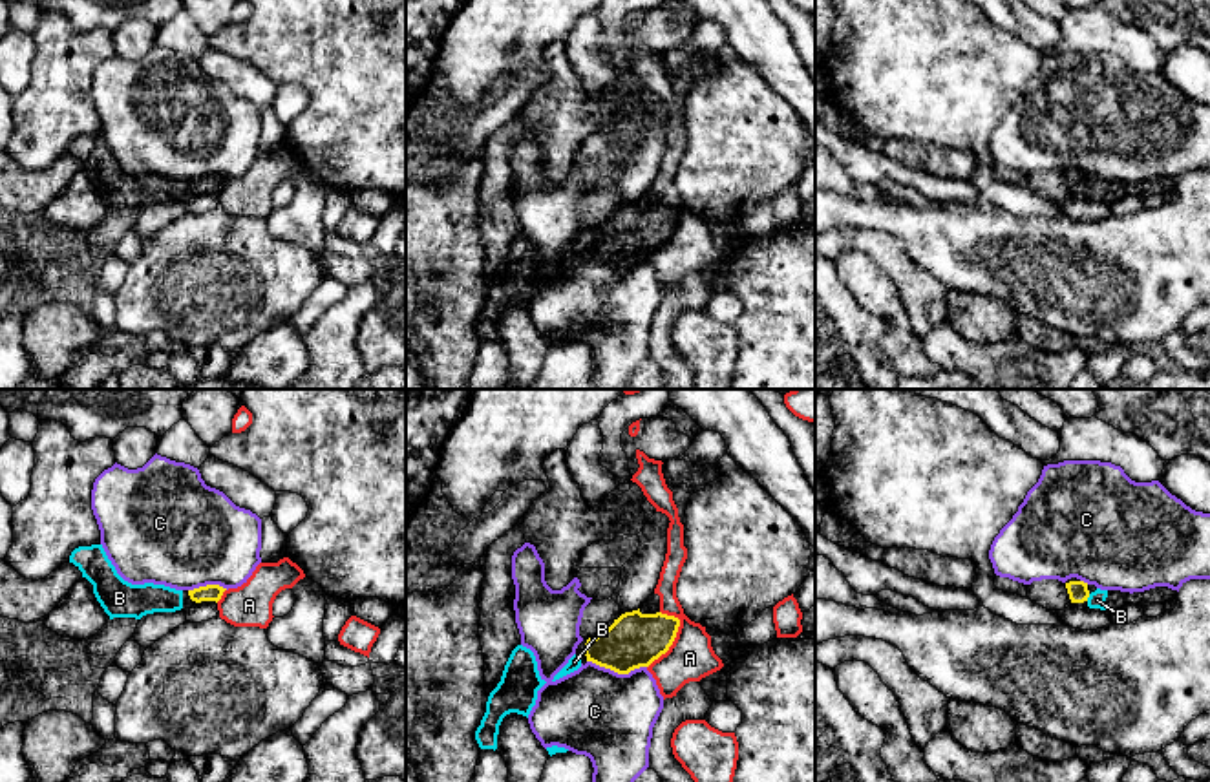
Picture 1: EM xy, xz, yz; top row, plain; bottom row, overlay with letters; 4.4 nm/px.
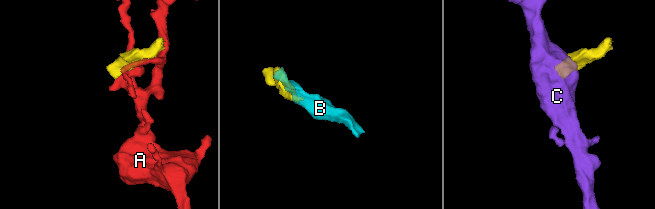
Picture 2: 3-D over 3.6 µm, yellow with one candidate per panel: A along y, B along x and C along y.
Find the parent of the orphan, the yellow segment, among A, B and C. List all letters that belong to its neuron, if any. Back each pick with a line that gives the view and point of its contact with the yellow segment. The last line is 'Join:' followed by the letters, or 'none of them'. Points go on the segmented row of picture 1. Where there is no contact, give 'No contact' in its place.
B: Touches yellow at yz (1088, 596)
Join: B

